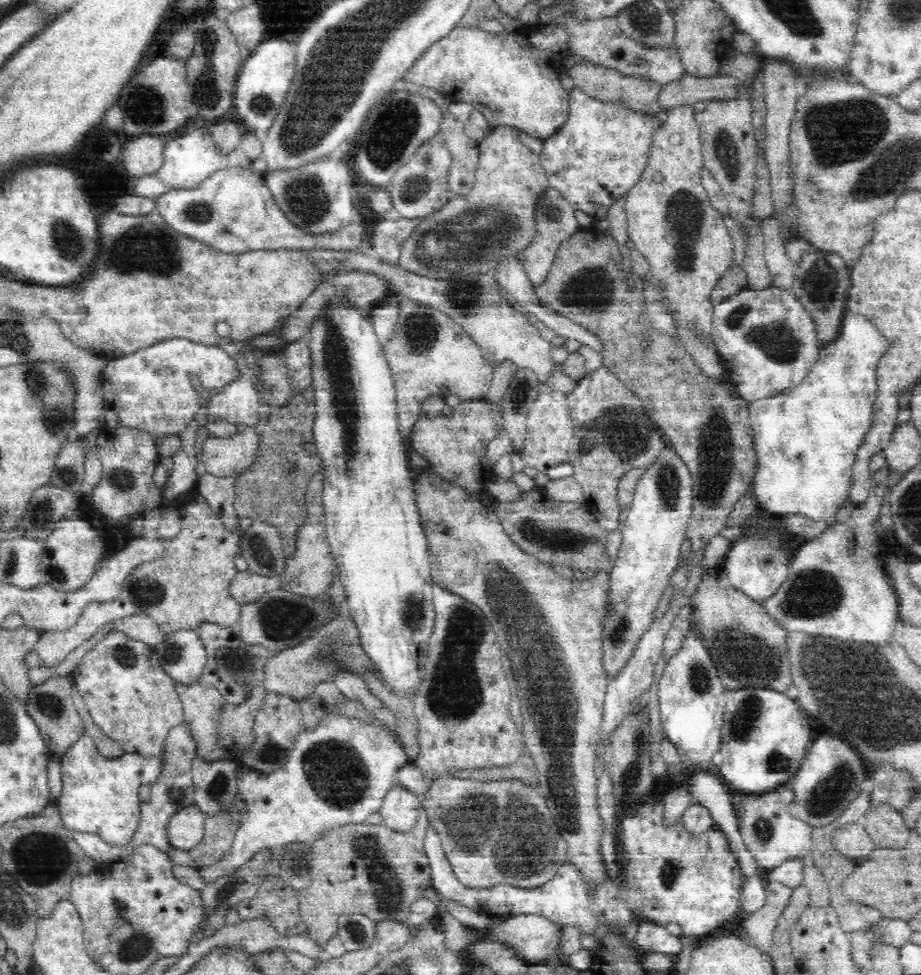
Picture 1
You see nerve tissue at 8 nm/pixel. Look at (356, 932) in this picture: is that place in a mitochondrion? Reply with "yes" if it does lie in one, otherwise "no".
yes

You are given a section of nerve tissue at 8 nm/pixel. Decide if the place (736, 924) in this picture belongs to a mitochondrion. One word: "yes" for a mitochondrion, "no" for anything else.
no

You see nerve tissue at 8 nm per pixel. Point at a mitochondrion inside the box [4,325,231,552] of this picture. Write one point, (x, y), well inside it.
(55, 419)

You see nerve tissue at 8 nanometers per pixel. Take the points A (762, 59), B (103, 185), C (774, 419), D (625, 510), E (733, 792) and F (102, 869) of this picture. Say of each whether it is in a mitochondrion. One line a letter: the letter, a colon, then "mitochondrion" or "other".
A: other
B: other
C: other
D: other
E: other
F: other

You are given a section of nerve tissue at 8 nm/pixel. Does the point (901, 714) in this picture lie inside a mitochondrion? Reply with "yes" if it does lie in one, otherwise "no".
yes

